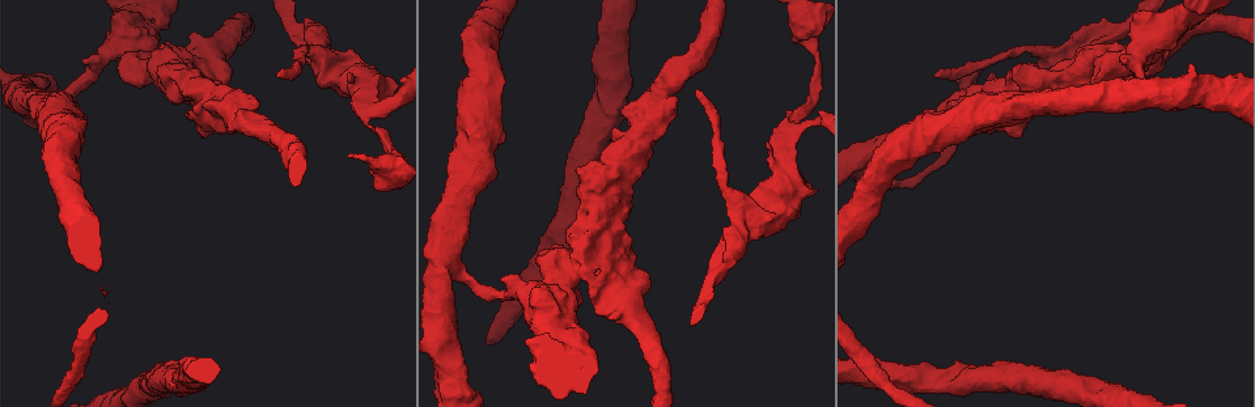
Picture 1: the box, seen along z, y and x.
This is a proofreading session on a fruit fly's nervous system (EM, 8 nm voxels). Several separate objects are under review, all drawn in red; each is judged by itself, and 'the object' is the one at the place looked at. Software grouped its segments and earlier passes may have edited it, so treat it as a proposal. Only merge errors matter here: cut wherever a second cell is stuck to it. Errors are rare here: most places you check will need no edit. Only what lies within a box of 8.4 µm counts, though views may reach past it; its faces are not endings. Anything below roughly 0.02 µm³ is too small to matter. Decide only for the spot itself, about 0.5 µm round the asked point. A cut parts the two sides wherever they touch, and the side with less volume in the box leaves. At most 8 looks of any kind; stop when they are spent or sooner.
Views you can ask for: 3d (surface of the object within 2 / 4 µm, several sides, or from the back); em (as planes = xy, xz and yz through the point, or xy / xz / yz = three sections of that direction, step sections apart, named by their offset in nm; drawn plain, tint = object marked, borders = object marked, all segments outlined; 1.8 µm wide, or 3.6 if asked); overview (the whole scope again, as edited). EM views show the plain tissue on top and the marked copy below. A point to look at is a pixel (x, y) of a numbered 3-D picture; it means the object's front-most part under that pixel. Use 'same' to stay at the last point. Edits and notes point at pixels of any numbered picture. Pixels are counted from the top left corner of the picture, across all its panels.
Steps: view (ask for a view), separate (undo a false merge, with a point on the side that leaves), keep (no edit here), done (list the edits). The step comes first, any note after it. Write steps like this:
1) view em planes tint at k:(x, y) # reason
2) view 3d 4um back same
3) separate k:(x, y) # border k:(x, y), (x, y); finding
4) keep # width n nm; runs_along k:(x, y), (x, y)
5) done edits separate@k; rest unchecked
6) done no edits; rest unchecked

view 3d 2um at 1:(813, 123) # calibre changes

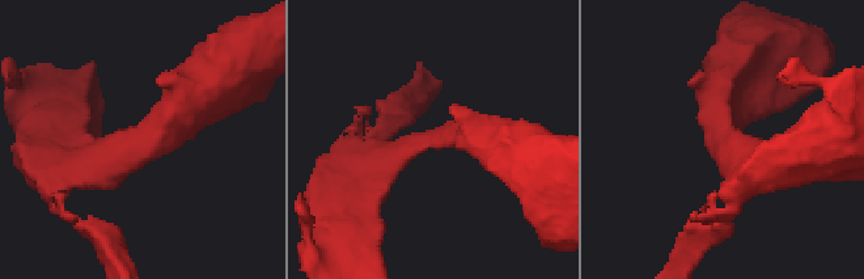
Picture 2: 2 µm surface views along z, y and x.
view em yz step 16 tint at 2:(141, 150) # arm_widths 260, 340 nm; shape alone is not enough

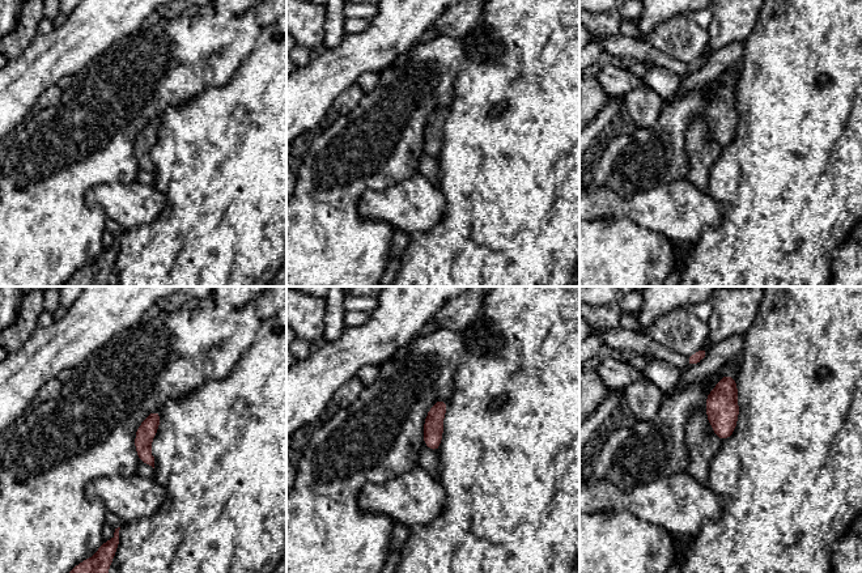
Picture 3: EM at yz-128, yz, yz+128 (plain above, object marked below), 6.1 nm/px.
keep # width 120 nm; one cell here

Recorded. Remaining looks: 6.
view 3d 4um at 1:(380, 167) # sharp bend

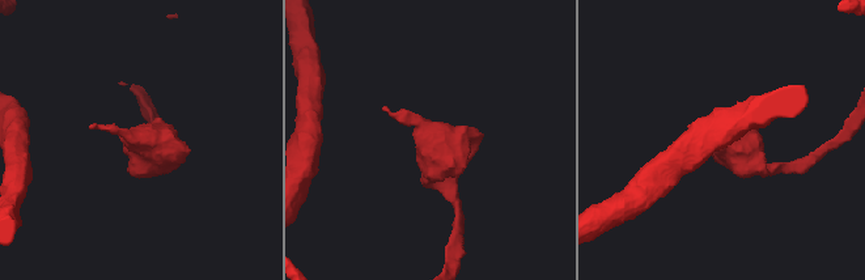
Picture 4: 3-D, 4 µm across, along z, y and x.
view em yz step 8 tint at 4:(138, 142) # now the EM

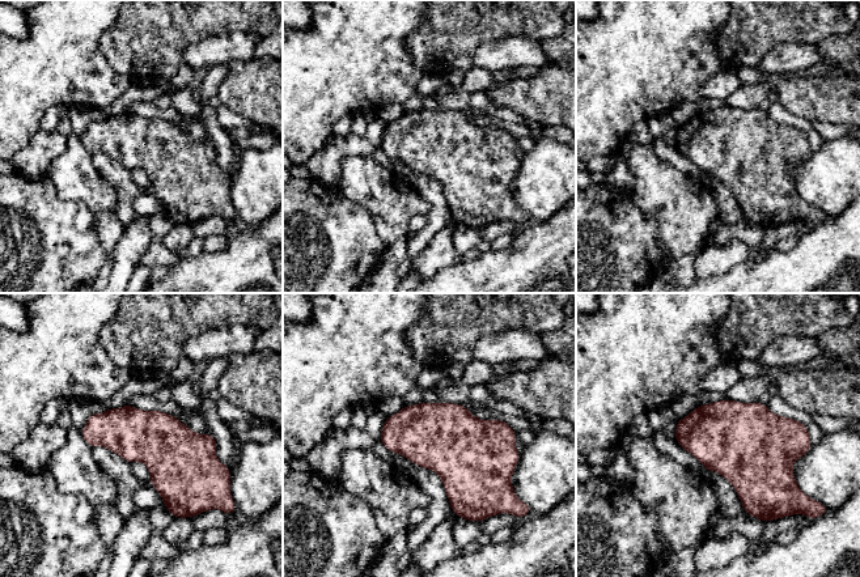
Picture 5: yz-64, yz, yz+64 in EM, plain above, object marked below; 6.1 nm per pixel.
view em planes borders same

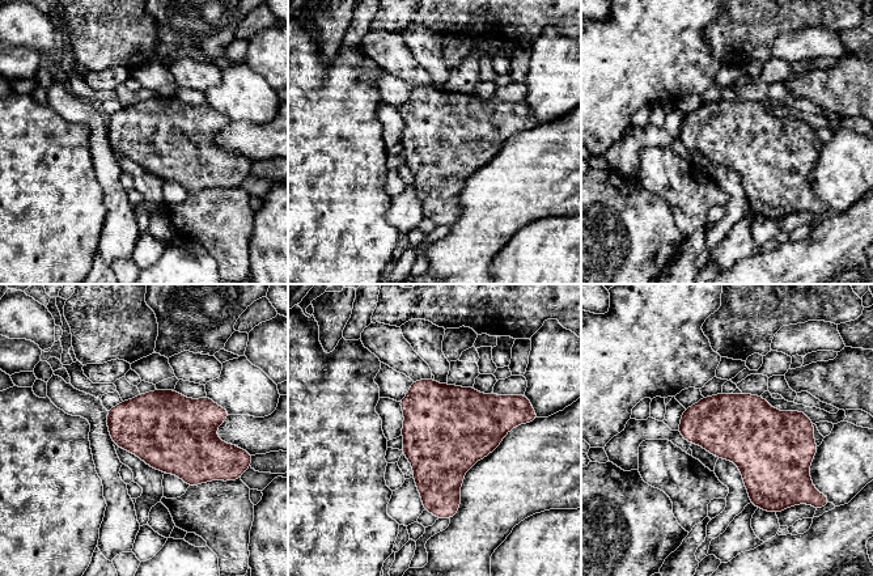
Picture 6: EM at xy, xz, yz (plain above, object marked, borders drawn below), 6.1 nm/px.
keep # width 420 nm; all the same cell

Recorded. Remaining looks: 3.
view 3d 4um at 1:(605, 185) # branch point

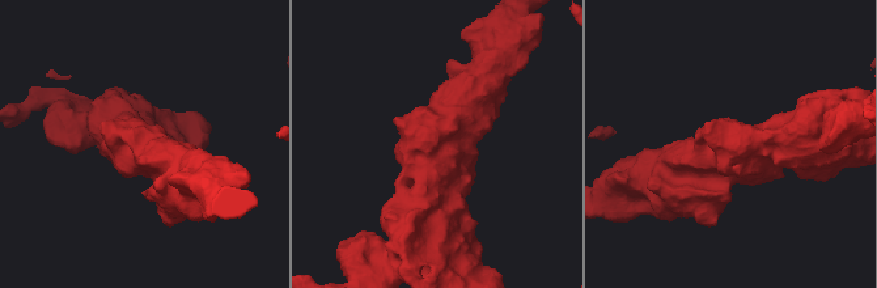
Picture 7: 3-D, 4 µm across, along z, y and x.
view em 3.6um xy step 16 tint at 7:(142, 149)

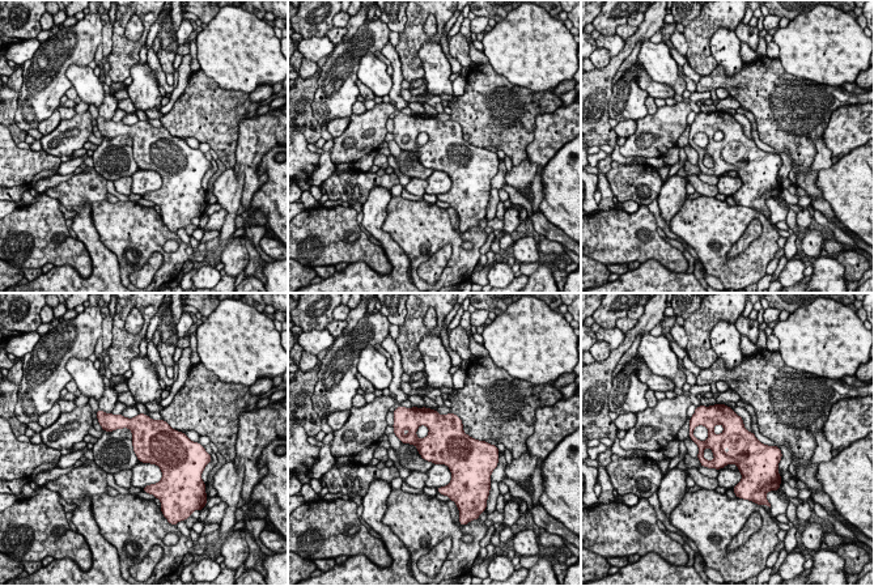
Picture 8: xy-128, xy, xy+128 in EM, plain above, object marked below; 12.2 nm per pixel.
view em 3.6um planes tint same

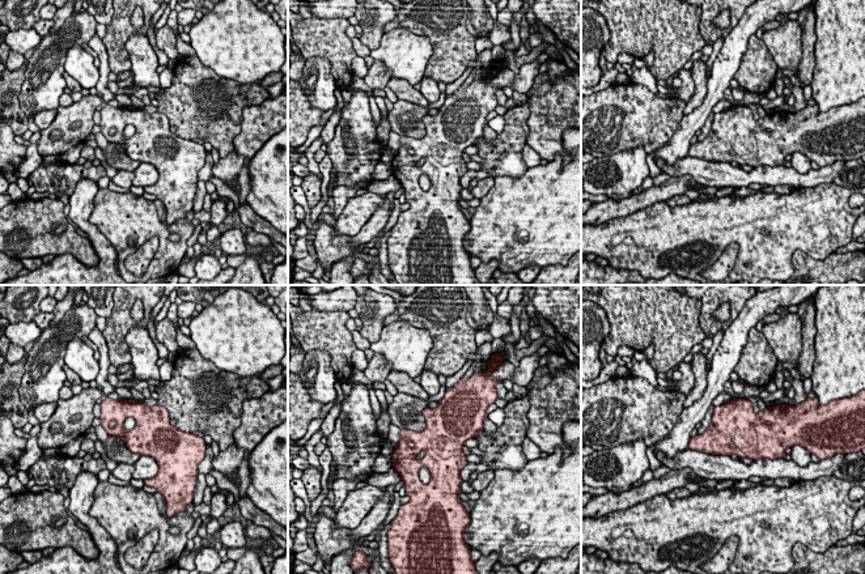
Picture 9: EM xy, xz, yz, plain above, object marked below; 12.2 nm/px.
keep # continuous, no second cell

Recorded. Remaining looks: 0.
done no edits; rest unchecked

